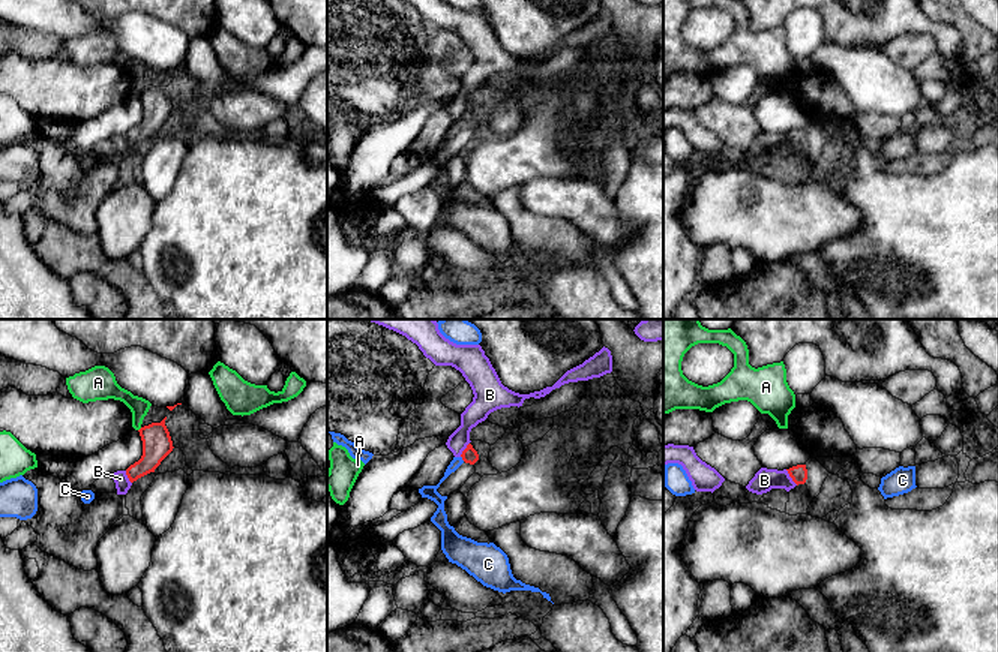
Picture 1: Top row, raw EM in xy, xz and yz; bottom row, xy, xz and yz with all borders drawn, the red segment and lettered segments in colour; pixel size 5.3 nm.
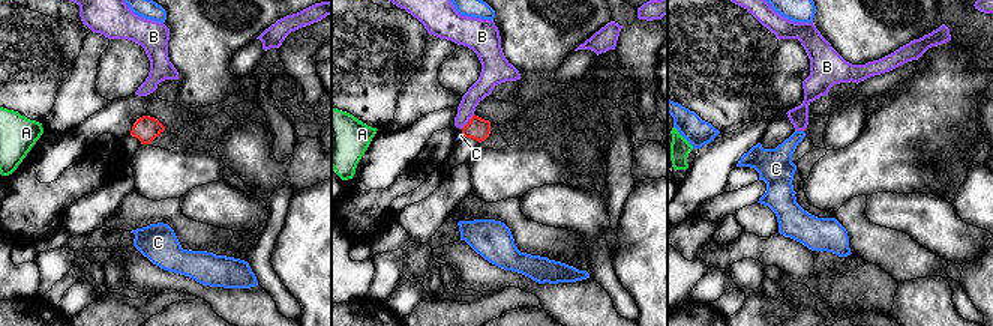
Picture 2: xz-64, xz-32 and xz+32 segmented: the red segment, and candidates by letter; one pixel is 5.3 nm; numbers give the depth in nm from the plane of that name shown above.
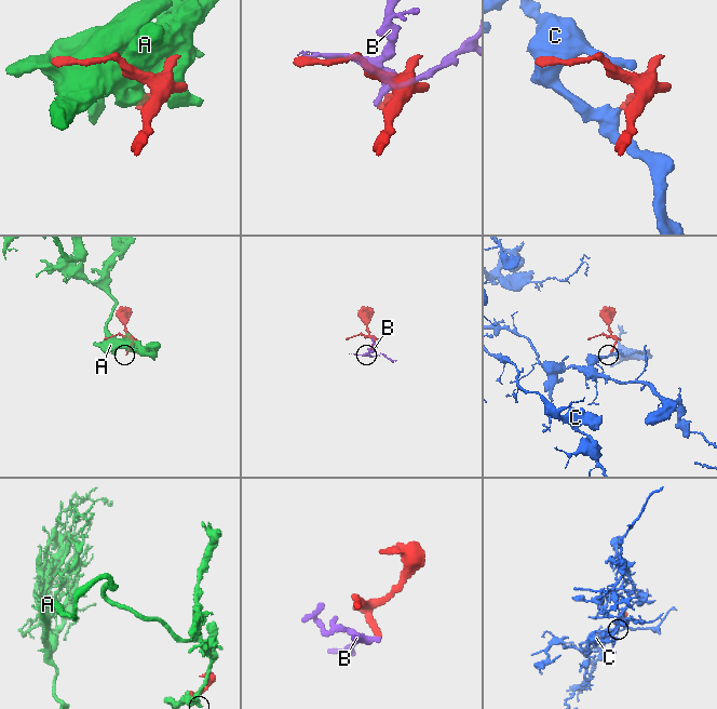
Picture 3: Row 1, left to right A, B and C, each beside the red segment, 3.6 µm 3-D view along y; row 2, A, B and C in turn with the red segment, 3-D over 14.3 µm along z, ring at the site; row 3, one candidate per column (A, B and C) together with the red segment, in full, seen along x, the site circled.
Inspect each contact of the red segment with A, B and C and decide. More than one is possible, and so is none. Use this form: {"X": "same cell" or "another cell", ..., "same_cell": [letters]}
{"A": "another cell", "B": "another cell", "C": "same cell", "same_cell": ["C"]}

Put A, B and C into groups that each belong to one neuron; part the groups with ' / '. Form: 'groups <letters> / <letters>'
groups A / B / C

